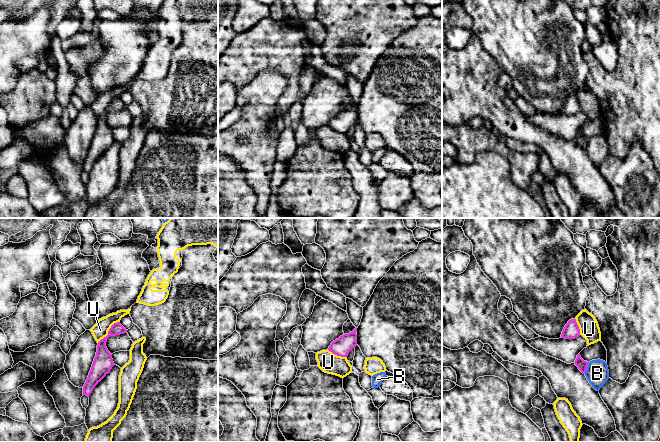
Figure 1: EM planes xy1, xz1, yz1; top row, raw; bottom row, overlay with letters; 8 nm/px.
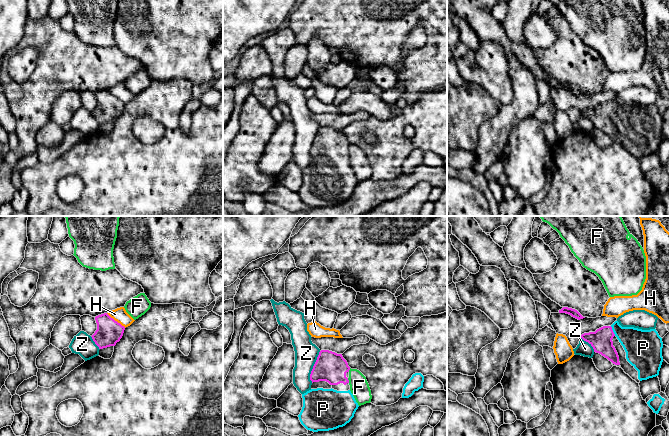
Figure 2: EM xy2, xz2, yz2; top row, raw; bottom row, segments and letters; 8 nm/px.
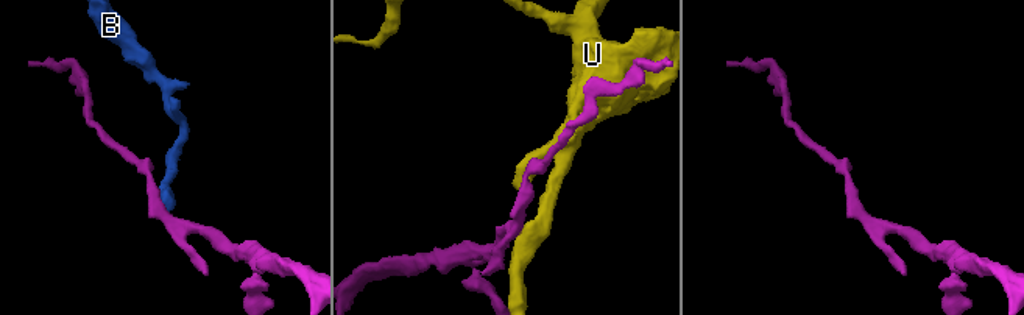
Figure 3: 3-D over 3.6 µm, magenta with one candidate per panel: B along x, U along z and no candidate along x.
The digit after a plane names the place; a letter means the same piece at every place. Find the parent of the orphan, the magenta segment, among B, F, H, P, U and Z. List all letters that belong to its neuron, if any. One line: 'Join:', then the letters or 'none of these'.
Join: P

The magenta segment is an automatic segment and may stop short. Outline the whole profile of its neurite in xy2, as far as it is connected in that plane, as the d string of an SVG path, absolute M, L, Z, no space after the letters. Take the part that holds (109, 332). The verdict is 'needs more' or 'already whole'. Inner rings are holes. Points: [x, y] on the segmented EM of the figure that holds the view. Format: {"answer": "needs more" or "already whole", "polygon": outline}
{"answer": "already whole", "polygon": "M107 313L95 317L97 330L91 336L99 349L115 346L123 336L125 327Z"}

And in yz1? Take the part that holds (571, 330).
{"answer": "already whole", "polygon": "M571 319L565 325L561 337L565 339L575 339L580 336L580 329L576 322L576 319Z"}

